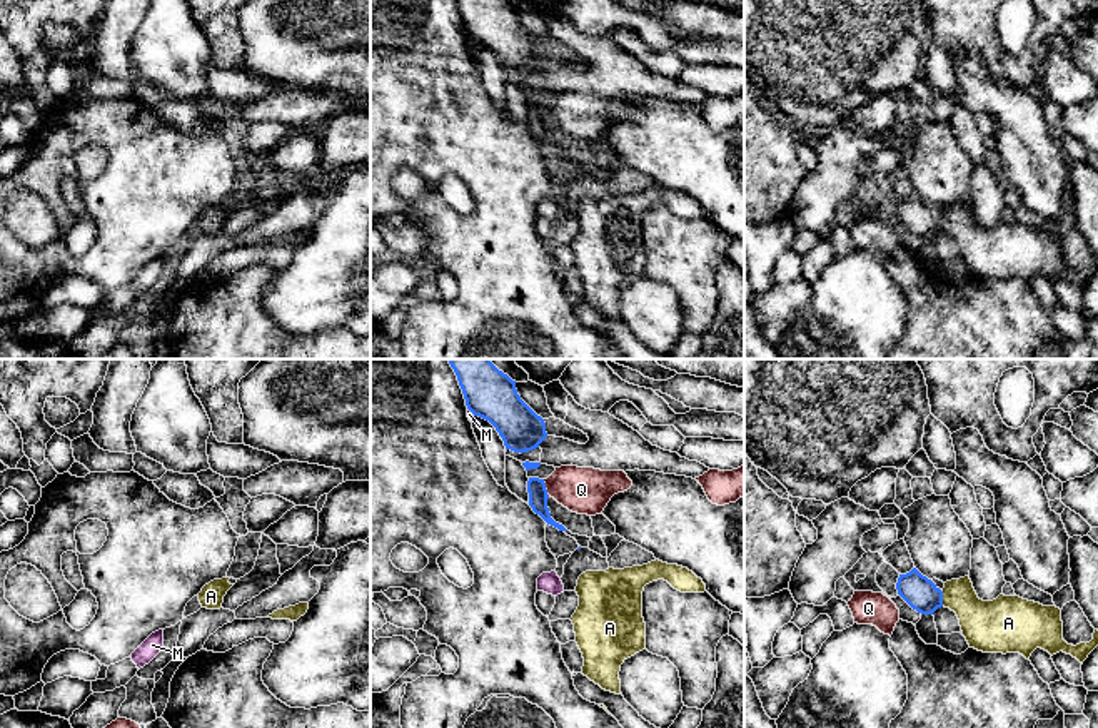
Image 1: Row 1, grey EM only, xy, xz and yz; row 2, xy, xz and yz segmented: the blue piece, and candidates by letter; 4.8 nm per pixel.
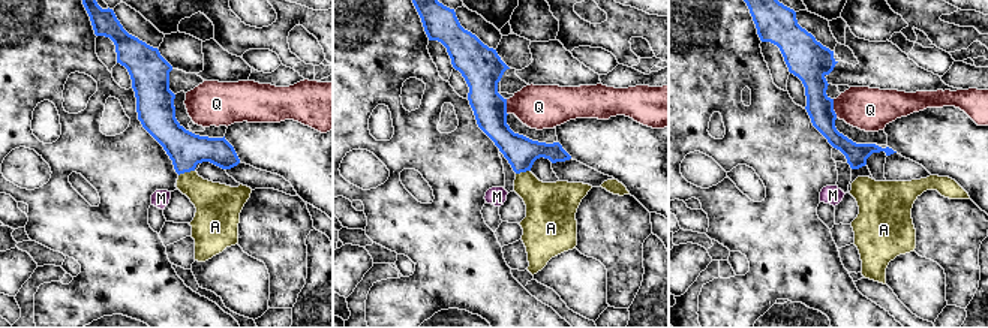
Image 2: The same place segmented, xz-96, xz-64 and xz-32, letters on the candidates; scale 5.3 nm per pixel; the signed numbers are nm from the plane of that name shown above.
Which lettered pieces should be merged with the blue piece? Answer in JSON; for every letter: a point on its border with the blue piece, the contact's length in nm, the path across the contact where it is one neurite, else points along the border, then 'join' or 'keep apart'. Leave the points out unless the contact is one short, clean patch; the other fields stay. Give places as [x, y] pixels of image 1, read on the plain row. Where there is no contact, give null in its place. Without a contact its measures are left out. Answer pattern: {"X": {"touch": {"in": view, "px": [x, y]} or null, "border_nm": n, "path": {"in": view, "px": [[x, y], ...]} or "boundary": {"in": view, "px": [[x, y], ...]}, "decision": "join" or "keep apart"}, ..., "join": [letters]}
{"A": {"touch": {"in": "yz", "px": [941, 224]}, "border_nm": 70, "path": {"in": "yz", "px": [[918, 217], [925, 224], [941, 224], [958, 224], [985, 251]]}, "decision": "join"}, "M": {"touch": {"in": "xz", "px": [471, 37]}, "border_nm": 50, "boundary": {"in": "xz", "px": [[468, 34], [474, 40]]}, "decision": "keep apart"}, "Q": {"touch": {"in": "xz", "px": [544, 114]}, "border_nm": 90, "boundary": {"in": "xz", "px": [[543, 106], [549, 121]]}, "decision": "keep apart"}, "join": ["A"]}

